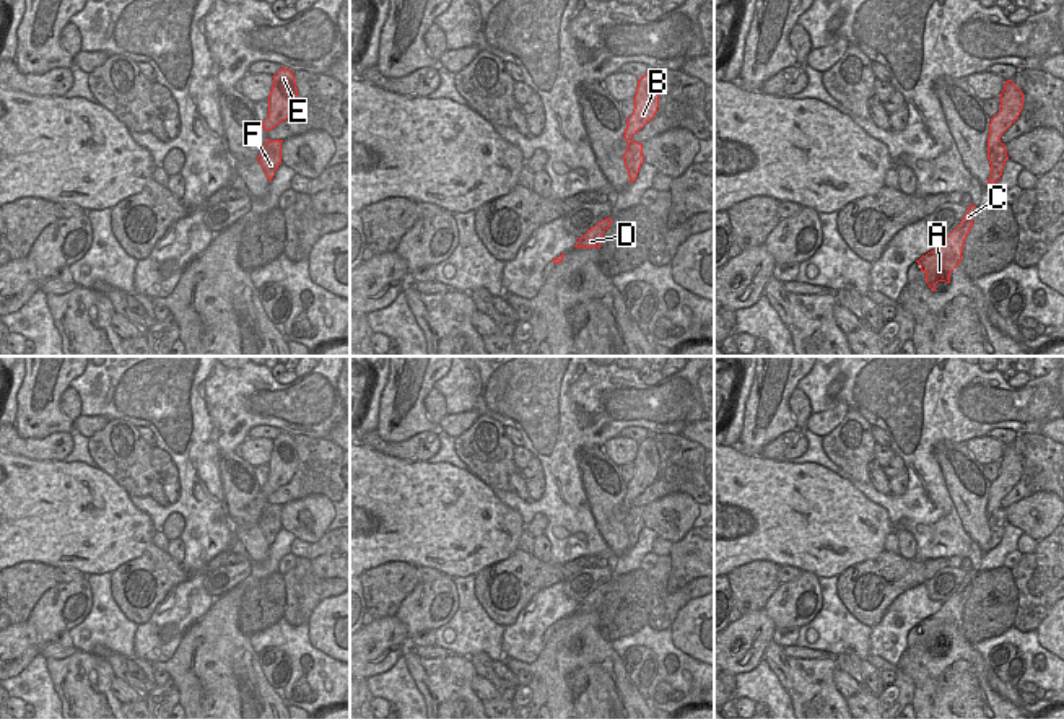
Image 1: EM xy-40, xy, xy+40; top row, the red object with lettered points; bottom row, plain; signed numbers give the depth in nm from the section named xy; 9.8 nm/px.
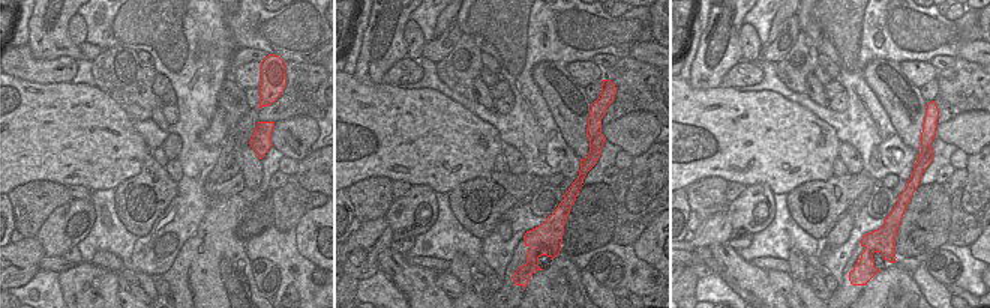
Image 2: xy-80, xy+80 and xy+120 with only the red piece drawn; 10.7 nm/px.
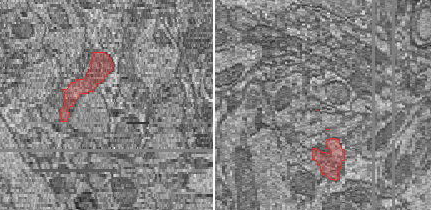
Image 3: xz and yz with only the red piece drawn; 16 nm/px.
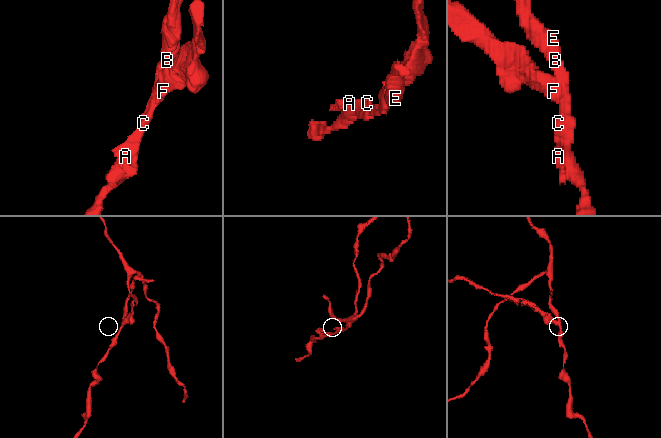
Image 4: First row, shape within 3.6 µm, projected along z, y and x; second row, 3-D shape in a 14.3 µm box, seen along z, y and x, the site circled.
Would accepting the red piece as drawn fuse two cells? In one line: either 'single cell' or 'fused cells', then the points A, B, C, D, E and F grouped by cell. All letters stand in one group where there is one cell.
fused cells; A B C D E / F

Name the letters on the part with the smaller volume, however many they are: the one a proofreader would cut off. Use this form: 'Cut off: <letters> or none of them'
Cut off: F

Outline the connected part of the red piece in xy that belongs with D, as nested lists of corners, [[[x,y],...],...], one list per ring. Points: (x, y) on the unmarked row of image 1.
[[[605,582],[599,586],[595,590],[587,594],[587,597],[581,602],[578,602],[578,608],[574,612],[582,612],[582,613],[591,613],[591,612],[599,612],[600,613],[600,605],[604,602],[604,597],[610,592],[612,582]]]

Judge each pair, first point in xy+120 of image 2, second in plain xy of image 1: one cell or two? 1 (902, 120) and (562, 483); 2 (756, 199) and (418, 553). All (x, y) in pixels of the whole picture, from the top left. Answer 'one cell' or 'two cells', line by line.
1: two cells
2: two cells

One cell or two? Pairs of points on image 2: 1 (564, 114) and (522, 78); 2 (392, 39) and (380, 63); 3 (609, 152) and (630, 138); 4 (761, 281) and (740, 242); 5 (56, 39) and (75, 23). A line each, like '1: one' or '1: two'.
1: two
2: one
3: two
4: two
5: two

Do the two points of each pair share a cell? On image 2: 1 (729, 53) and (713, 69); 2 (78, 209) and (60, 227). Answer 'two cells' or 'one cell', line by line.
1: one cell
2: one cell

